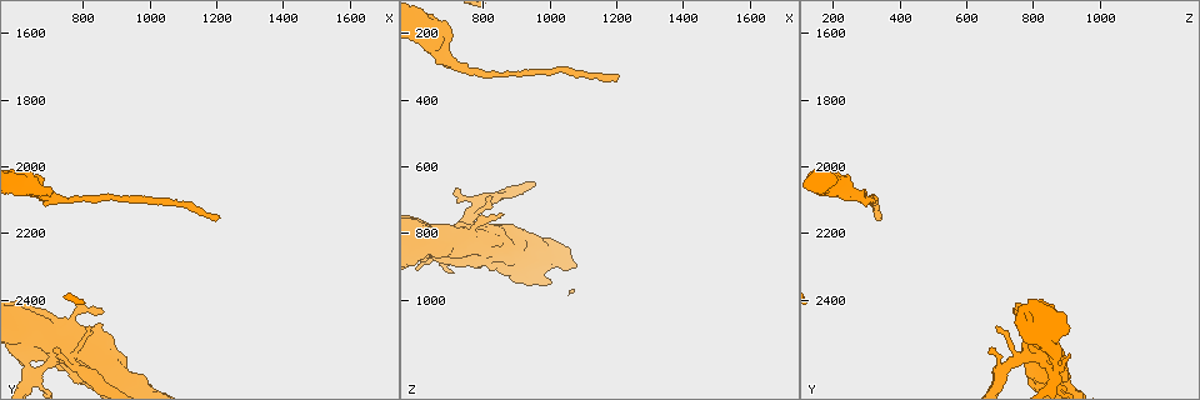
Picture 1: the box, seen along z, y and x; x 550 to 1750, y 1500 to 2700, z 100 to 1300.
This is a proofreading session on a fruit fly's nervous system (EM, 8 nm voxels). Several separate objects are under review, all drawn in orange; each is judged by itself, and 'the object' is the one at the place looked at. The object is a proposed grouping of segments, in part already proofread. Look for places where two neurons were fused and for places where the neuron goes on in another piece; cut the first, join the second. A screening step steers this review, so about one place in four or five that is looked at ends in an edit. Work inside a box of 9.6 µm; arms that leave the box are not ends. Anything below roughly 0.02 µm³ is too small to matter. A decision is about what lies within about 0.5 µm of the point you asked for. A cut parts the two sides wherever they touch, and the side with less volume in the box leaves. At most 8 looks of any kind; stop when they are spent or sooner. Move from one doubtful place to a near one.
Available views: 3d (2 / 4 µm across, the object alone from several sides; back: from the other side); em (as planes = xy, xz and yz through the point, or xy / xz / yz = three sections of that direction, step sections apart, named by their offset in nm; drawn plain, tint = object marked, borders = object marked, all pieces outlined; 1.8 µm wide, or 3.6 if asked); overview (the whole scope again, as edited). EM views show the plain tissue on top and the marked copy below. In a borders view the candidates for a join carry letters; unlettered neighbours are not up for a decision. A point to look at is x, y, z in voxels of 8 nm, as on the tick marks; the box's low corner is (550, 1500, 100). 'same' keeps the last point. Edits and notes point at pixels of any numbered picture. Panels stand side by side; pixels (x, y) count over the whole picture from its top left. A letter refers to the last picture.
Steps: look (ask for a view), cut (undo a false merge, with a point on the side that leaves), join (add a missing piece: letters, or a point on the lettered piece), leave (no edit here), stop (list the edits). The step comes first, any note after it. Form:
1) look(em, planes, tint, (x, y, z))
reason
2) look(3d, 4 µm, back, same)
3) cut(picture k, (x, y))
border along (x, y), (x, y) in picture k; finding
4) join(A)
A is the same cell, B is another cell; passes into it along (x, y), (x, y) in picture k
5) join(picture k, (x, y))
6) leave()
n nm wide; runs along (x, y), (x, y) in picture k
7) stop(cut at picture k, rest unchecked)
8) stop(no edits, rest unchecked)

look(em, xy, step 4, tint, (1200, 2150, 330))
an open end

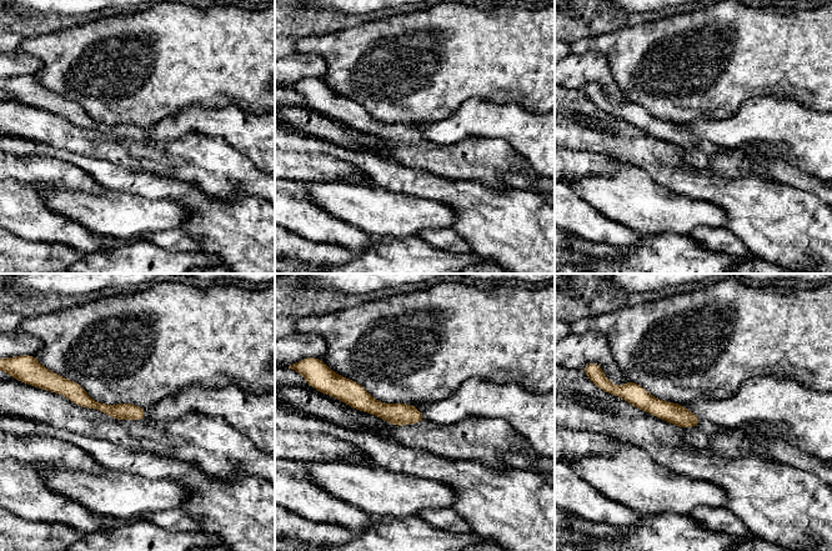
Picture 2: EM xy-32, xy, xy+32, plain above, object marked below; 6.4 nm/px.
look(em, xy, step 4, borders, same)

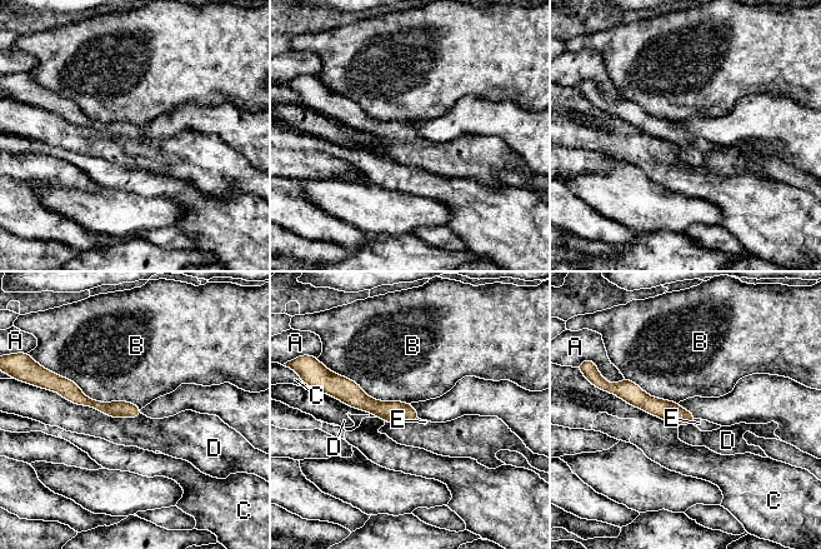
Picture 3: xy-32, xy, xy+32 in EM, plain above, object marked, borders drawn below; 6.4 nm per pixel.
join(E)
D touches over 650 nm; E is the same cell, A, B, C and D are other cells; passes into it along (670, 412), (694, 420), (704, 425) in picture 3; it goes on there

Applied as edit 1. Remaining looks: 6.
look(em, yz, step 8, tint, (720, 2570, 670))
free end

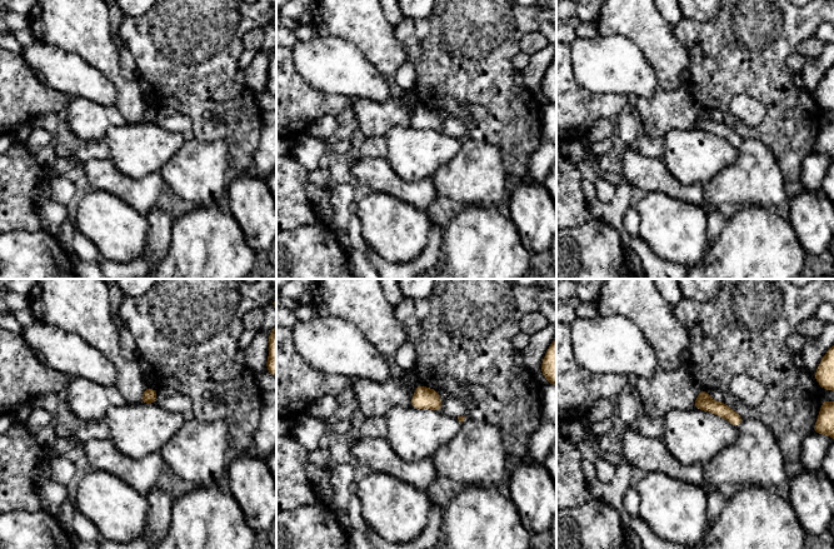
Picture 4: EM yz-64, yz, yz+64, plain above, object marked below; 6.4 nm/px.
look(em, planes, tint, same)

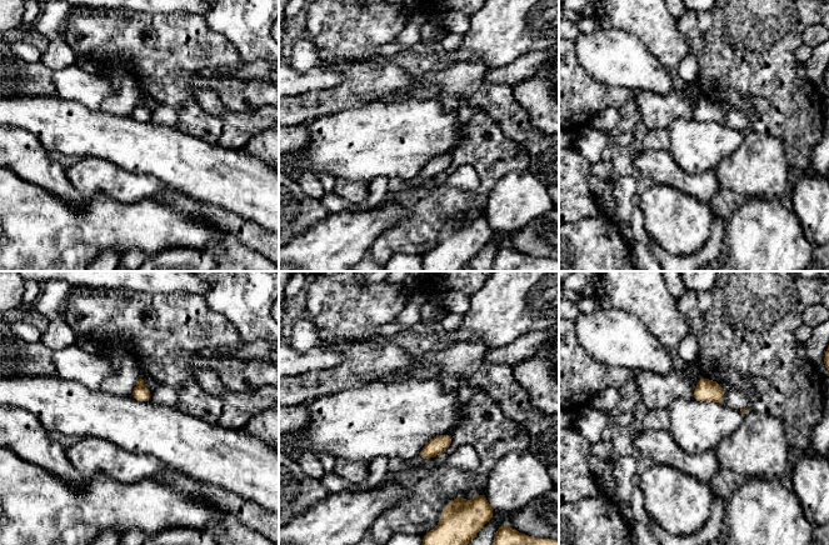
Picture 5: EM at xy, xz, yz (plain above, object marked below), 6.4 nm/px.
look(em, planes, borders, same)

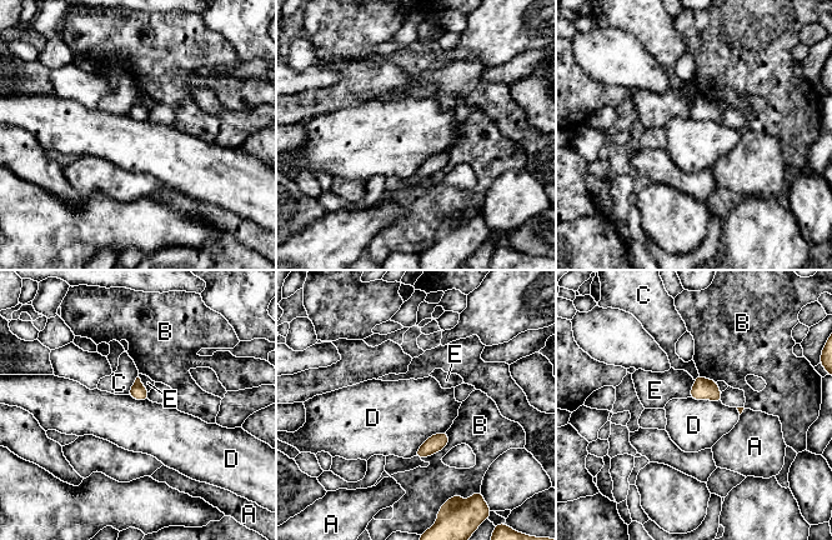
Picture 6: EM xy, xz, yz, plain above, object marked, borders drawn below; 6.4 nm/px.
leave()
110 nm wide; A, B, C, D and E are other cells; border along (445, 431), (432, 434), (414, 455) in picture 6; no lettered piece goes on from it

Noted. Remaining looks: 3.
stop(join at picture 3, rest unchecked)

